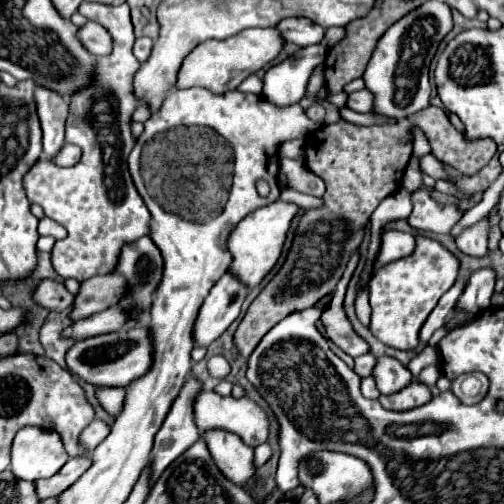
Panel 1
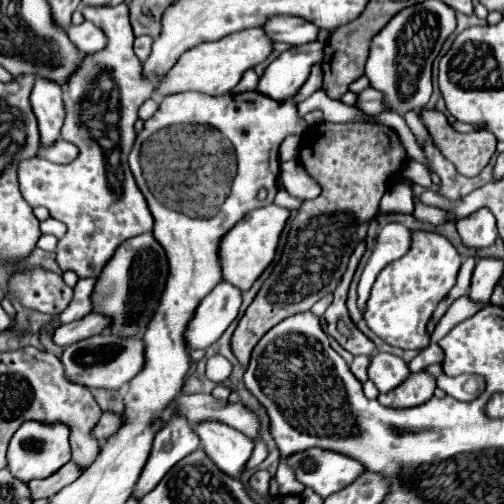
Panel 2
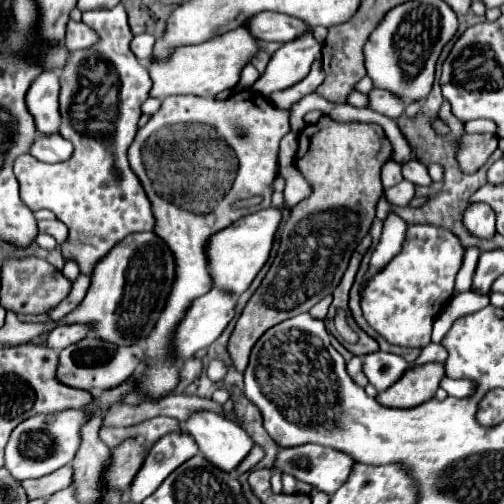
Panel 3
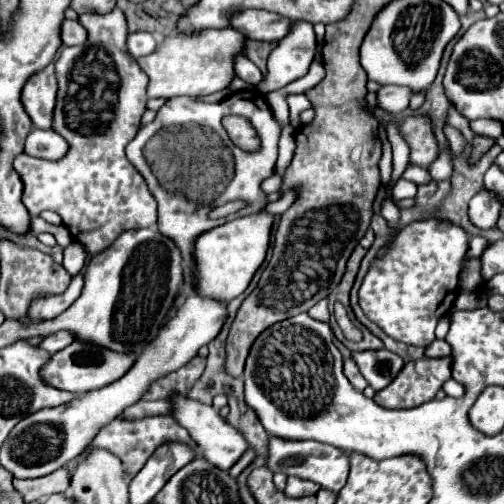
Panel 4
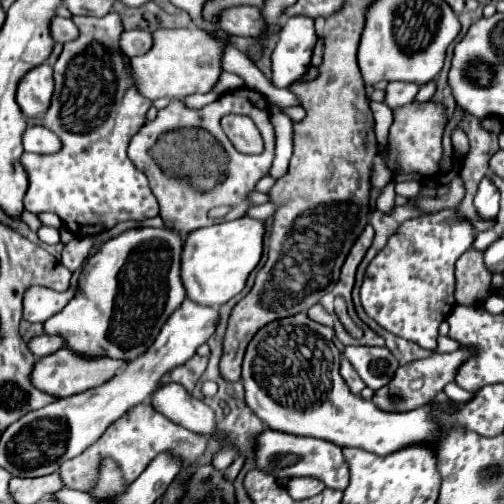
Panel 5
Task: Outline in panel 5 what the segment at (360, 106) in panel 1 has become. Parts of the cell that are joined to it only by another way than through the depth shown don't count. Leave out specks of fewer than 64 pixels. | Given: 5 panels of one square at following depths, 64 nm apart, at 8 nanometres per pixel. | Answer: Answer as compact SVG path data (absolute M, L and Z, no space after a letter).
M390 82L386 88L386 104L390 108L404 106L414 100L418 90L420 90L420 86L414 82Z

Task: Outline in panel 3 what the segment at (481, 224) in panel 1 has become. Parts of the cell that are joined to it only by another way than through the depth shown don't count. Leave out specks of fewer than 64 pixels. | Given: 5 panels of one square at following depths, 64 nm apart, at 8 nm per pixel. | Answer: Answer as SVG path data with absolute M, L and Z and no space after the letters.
M472 202L466 212L464 212L464 226L474 234L474 236L480 236L480 238L492 238L496 228L494 228L494 222L496 222L496 214L494 210L484 204L484 202Z

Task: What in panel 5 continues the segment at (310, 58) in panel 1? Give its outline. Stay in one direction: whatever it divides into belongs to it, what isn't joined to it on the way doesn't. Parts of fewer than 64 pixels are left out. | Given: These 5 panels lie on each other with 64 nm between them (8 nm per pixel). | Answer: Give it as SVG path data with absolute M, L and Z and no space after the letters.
M290 16L286 20L272 54L272 82L276 88L286 88L308 70L316 40L312 18Z

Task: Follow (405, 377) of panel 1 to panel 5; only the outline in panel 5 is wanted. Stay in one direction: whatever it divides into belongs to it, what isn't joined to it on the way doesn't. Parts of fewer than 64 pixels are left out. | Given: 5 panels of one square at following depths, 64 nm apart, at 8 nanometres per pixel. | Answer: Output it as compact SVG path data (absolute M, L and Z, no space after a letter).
M346 346L344 358L372 390L386 386L398 368L398 360L392 356L392 352L378 346Z

